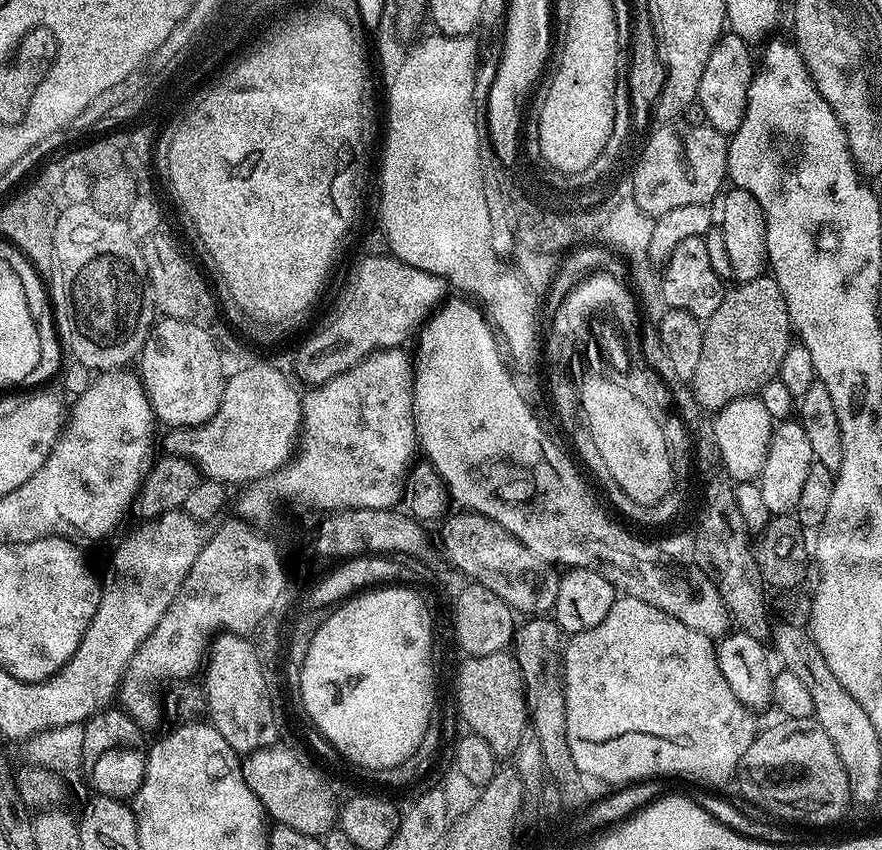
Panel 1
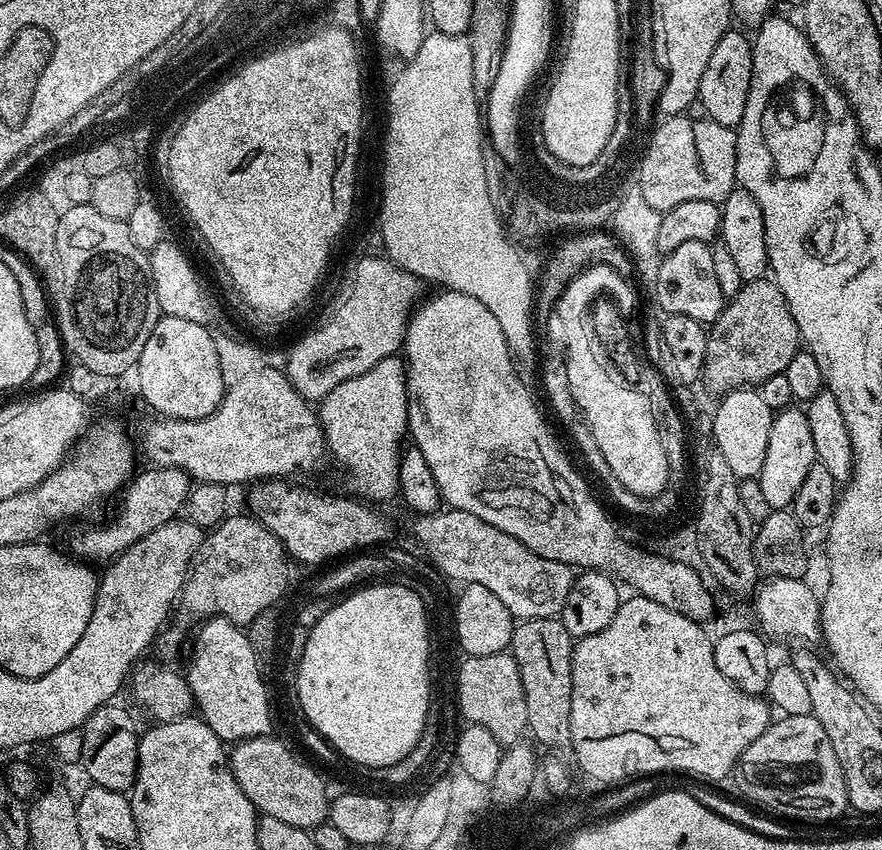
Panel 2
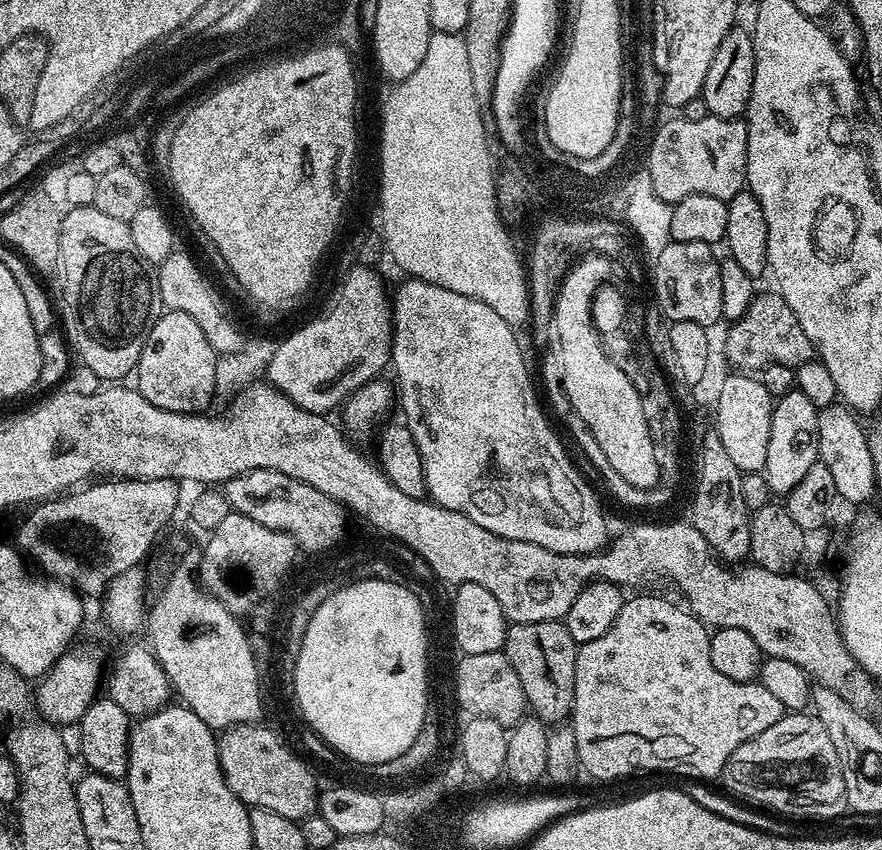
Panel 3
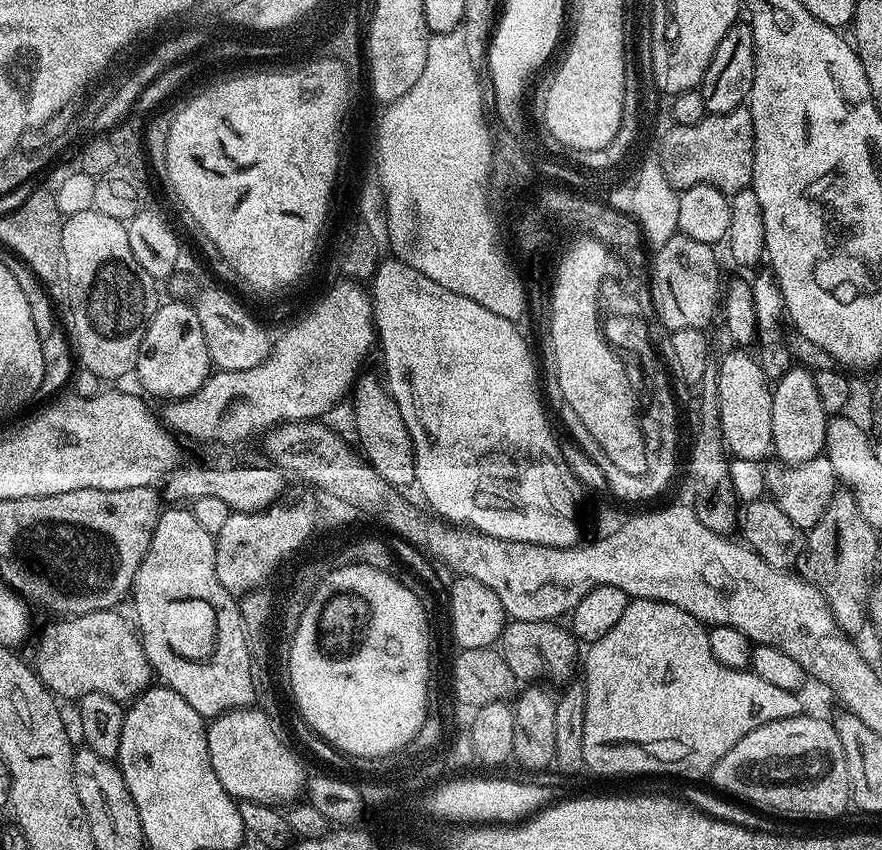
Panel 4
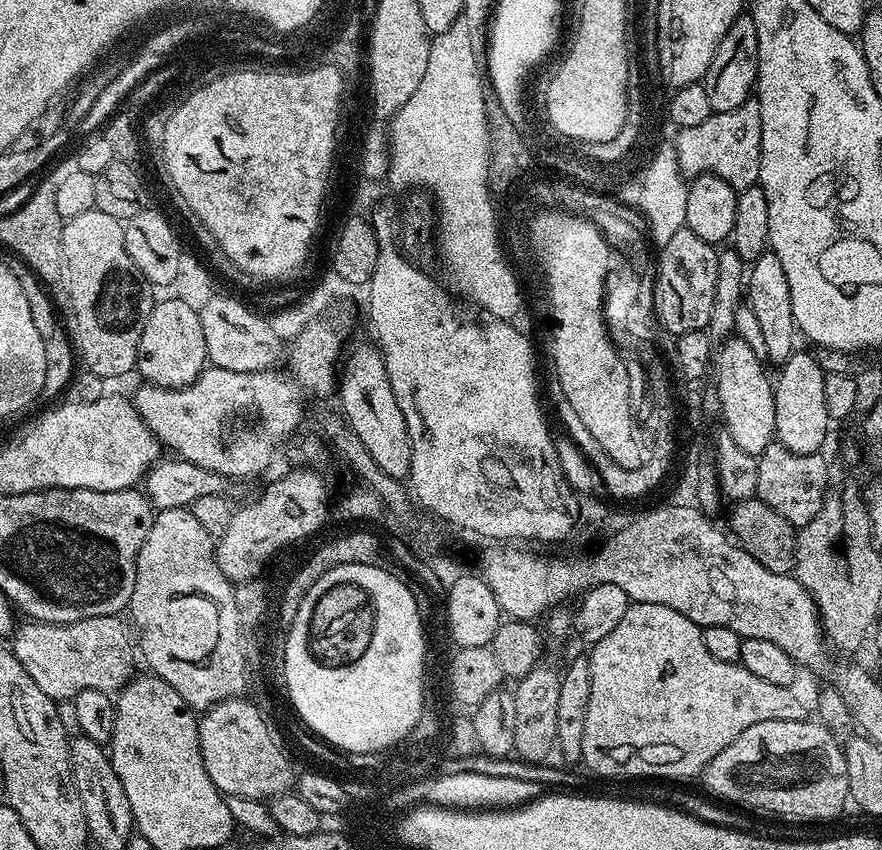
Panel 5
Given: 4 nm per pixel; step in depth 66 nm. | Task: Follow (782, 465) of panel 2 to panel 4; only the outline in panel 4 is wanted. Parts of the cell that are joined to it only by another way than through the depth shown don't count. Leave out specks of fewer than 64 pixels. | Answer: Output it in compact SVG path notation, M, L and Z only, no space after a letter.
M803 366L792 369L775 381L772 388L772 452L784 466L810 462L824 452L826 426L830 419L818 398L815 375Z

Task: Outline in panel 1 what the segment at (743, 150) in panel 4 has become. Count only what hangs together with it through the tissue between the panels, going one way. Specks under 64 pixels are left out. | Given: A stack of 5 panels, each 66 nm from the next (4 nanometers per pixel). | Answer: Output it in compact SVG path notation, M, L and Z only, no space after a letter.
M674 122L664 134L664 144L644 144L631 169L633 196L644 213L653 218L677 206L708 204L725 187L728 174L729 137L706 122Z

